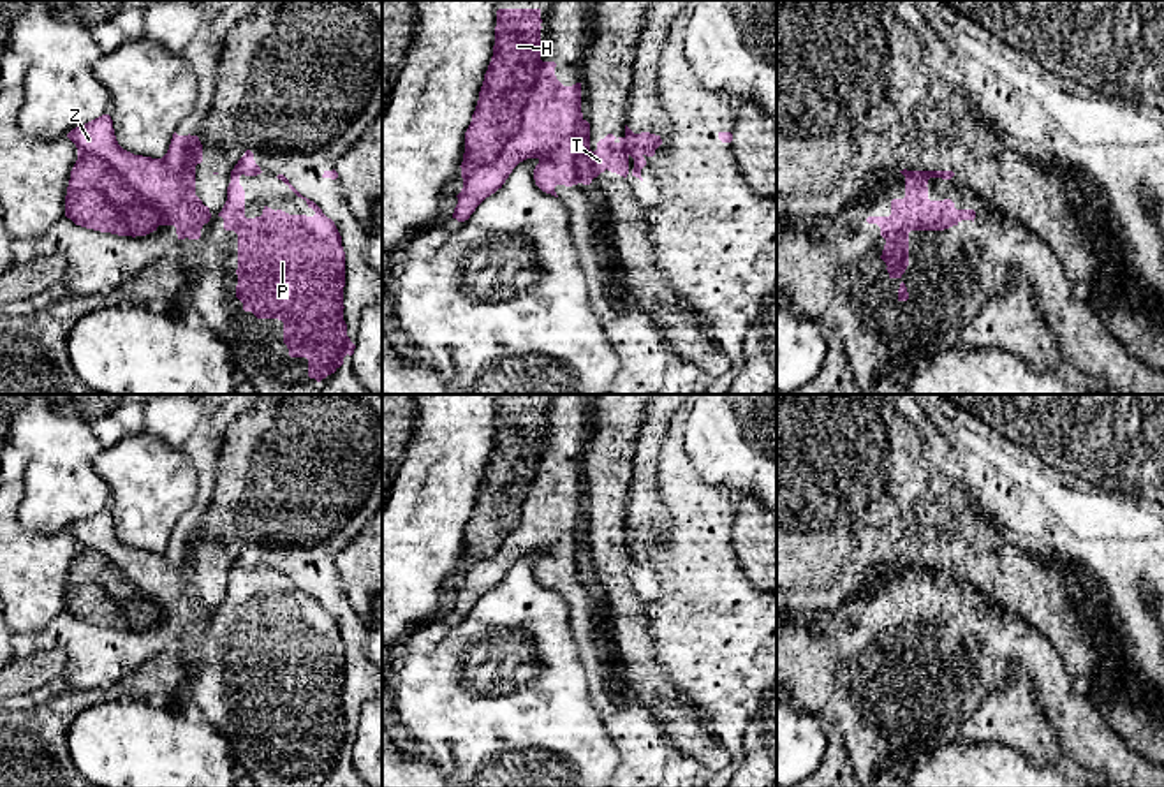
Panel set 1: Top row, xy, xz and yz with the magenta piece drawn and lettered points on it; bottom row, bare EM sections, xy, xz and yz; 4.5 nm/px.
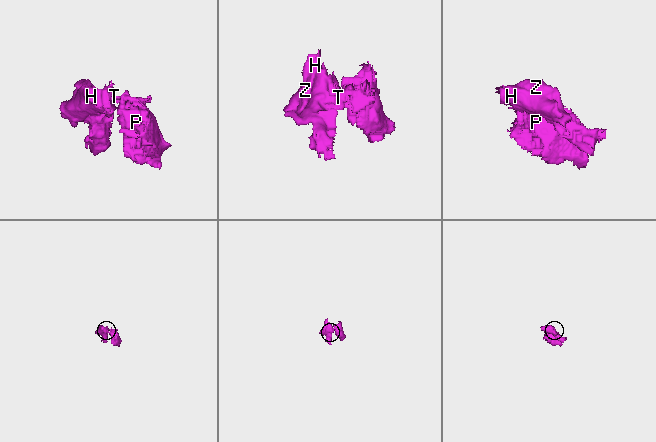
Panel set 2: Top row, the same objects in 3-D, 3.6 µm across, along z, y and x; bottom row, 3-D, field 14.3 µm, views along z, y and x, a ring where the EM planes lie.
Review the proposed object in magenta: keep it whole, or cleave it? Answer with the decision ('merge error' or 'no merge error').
merge error

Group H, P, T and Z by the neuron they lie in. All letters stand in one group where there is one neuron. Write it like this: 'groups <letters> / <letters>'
groups H T Z / P

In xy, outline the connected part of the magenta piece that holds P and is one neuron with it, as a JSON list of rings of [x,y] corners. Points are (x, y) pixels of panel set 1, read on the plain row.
[[[250,544],[238,555],[231,565],[231,577],[227,581],[227,595],[218,607],[224,613],[224,623],[238,629],[238,680],[236,692],[243,697],[245,706],[252,706],[257,713],[278,713],[284,717],[284,738],[289,743],[291,752],[308,754],[308,771],[320,776],[328,769],[335,768],[343,752],[354,748],[356,739],[347,731],[347,718],[343,715],[343,681],[345,681],[345,646],[342,641],[342,630],[331,613],[310,593],[303,592],[284,569],[282,574],[298,592],[305,593],[308,602],[315,606],[313,611],[289,609],[282,604],[271,604],[264,600],[262,609],[255,613],[245,611],[245,585],[239,579],[239,570],[257,570],[261,562],[254,555]]]

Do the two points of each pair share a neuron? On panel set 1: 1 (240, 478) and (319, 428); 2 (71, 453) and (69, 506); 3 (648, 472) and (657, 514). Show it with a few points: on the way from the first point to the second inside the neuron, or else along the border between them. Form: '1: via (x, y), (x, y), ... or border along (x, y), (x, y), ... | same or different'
1: via (259, 478), (270, 478), (300, 448) | same
2: via (66, 465), (66, 493) | same
3: via (648, 483), (648, 504) | same

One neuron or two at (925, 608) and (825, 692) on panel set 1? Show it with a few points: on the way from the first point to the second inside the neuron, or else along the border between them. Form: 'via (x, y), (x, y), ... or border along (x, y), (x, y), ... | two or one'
via (893, 618), (854, 638), (832, 661) | one

